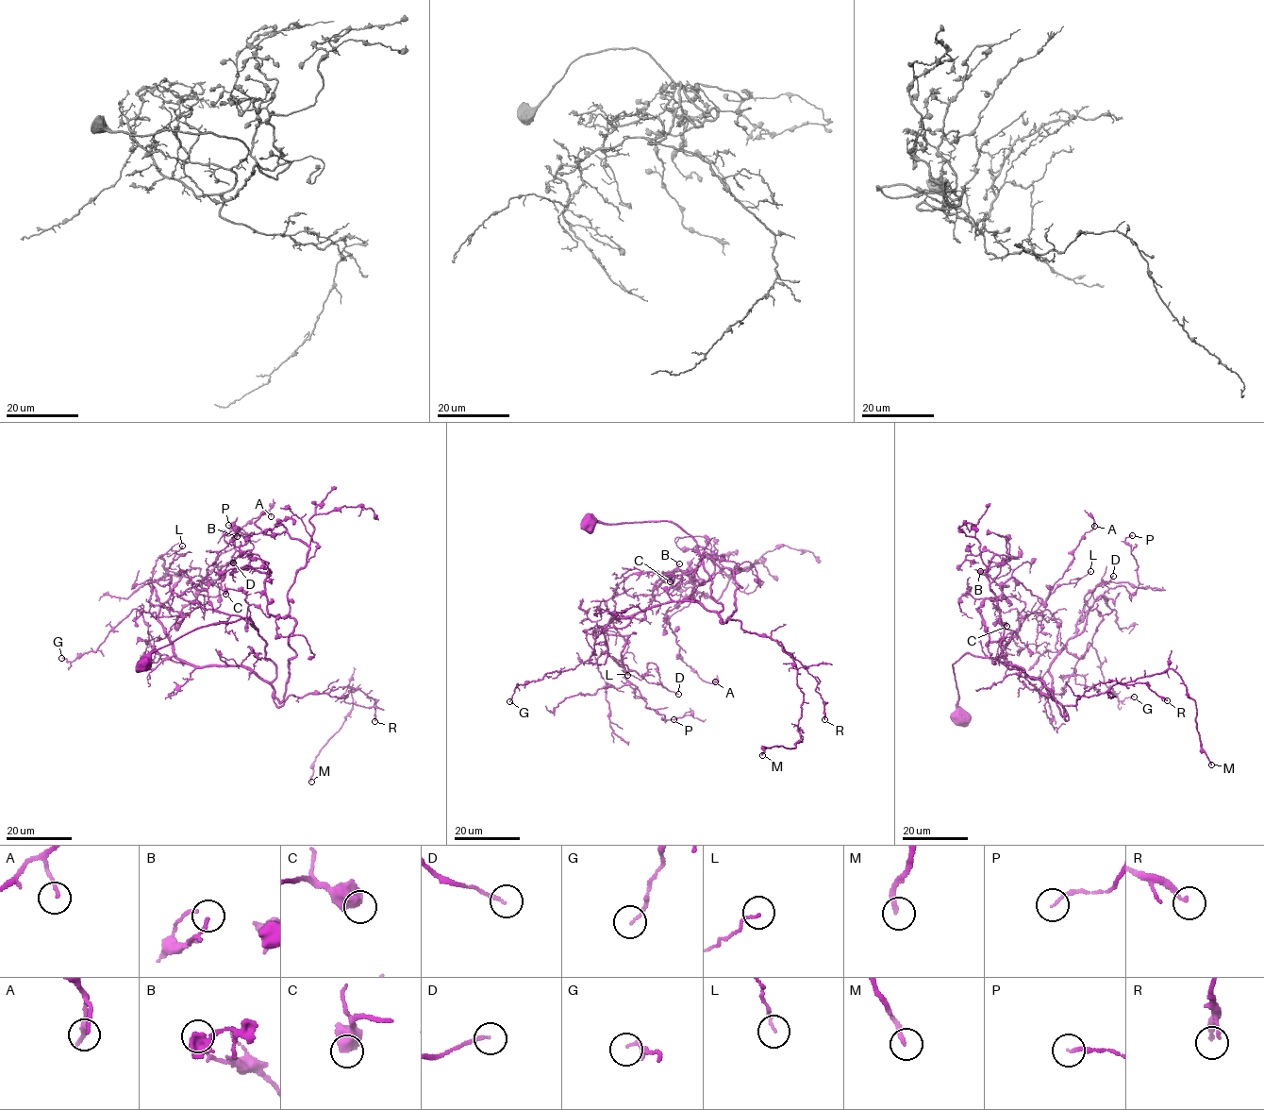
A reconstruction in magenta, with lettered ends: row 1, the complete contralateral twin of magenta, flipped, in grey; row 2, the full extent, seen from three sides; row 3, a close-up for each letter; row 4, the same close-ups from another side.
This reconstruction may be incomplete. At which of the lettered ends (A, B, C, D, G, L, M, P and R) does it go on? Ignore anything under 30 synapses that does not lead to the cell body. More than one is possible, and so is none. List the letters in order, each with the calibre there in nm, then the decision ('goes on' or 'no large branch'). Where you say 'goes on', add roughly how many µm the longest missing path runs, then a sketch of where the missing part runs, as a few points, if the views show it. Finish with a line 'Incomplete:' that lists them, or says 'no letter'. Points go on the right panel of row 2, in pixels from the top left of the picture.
A: 110 nm | no large branch
B: 140 nm | no large branch
C: 650 nm | no large branch
D: 150 nm | no large branch
G: 130 nm | no large branch
L: 120 nm | no large branch
M: 200 nm | no large branch
P: 130 nm | no large branch
R: 200 nm | no large branch
Incomplete: no letter

